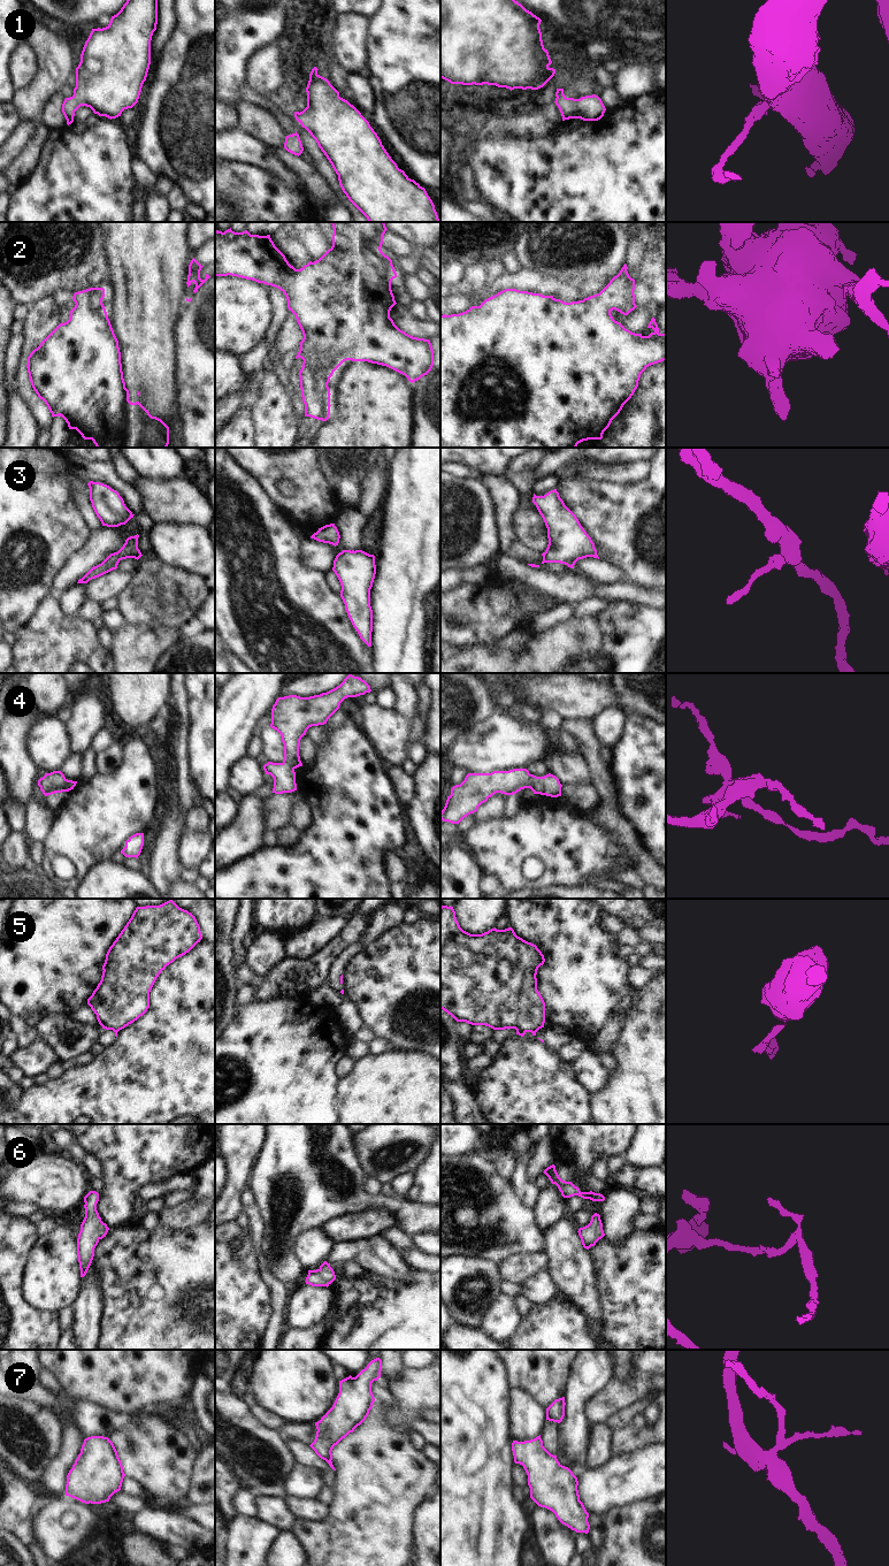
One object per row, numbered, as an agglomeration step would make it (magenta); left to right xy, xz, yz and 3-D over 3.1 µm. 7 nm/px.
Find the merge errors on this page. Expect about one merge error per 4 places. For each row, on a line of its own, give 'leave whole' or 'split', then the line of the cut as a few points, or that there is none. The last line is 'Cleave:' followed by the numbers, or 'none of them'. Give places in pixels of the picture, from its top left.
1: leave whole | no cut
2: leave whole | no cut
3: leave whole | no cut
4: leave whole | no cut
5: split | yz (516, 1030), (525, 1032)
6: leave whole | no cut
7: leave whole | no cut
Cleave: 5

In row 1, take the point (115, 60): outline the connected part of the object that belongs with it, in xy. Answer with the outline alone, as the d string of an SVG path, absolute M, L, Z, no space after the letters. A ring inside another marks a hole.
M127 0L106 28L92 29L76 68L74 96L62 104L68 125L81 106L112 120L138 102L156 24L158 0Z

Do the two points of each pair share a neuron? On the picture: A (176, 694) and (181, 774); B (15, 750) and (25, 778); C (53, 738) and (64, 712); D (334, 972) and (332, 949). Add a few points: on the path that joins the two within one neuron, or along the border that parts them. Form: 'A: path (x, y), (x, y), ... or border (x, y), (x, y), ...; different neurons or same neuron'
A: path (182, 713), (181, 755); same neuron
B: path (15, 757), (15, 762), (21, 771); same neuron
C: border (53, 716), (64, 724); different neurons
D: border (352, 942), (331, 964), (326, 980); different neurons

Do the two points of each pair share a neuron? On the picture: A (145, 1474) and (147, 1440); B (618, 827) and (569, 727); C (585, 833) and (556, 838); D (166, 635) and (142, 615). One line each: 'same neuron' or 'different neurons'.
A: same neuron
B: same neuron
C: same neuron
D: different neurons

